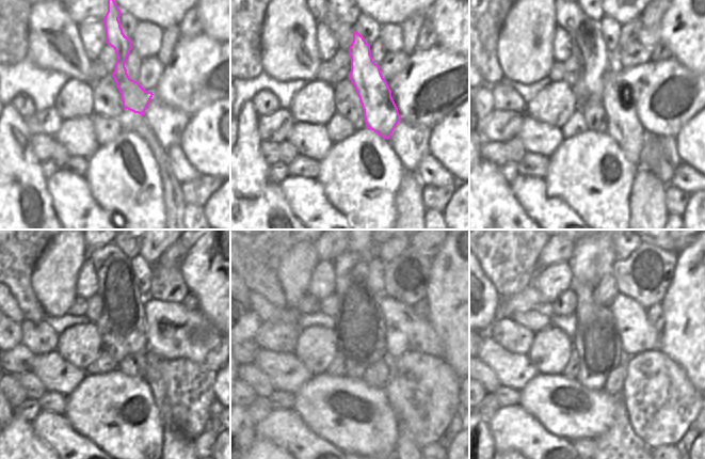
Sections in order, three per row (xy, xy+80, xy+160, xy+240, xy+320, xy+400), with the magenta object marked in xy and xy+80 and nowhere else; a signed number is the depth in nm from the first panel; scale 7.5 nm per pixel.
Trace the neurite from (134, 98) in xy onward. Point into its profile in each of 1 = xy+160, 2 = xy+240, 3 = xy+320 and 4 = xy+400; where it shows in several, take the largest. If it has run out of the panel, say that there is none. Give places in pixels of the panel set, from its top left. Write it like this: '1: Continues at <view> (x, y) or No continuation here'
1: Continues at xy+160 (623, 125)
2: Continues at xy+240 (173, 417)
3: Continues at xy+320 (428, 433)
4: Continues at xy+400 (677, 429)

